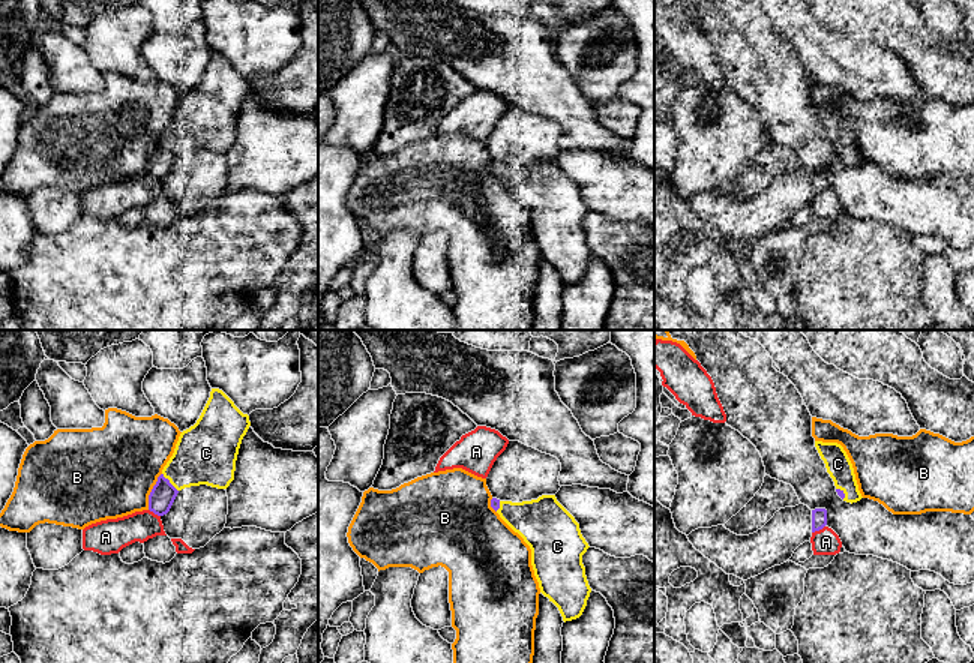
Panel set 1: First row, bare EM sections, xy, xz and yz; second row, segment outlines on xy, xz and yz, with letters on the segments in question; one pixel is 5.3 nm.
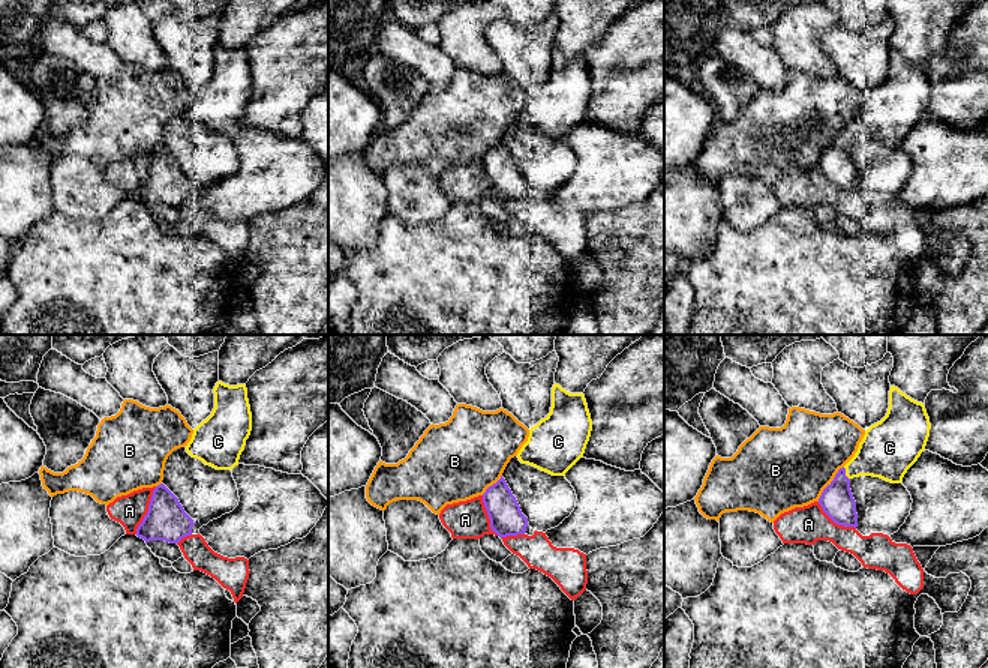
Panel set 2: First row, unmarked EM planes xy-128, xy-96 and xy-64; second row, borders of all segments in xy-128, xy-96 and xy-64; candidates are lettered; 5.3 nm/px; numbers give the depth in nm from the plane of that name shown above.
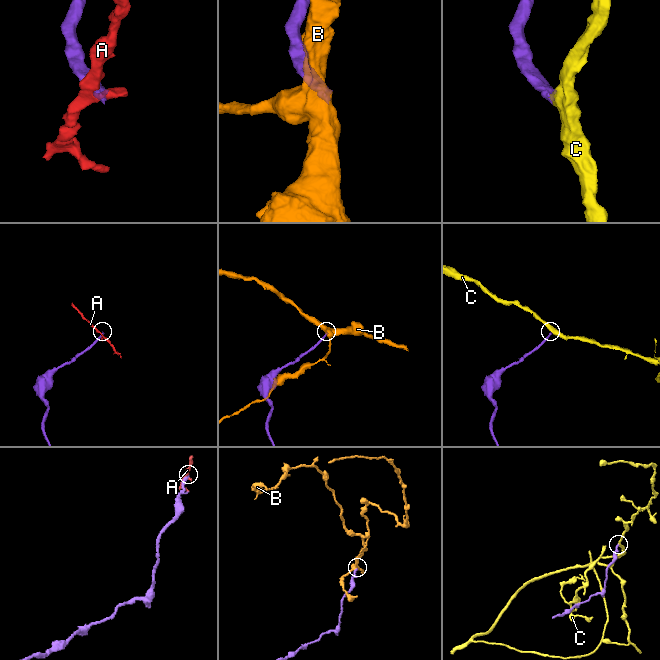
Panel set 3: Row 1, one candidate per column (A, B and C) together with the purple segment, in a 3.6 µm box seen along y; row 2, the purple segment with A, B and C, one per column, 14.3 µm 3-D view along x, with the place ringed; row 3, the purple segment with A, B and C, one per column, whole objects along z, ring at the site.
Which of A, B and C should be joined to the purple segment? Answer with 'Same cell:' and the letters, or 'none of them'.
Same cell: C

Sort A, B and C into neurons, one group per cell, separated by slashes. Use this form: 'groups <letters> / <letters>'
groups A / B / C

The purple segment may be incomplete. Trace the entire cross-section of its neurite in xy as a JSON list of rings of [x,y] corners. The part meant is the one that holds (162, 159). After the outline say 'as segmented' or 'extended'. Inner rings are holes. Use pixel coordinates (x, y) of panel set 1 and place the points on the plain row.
[[[212,52],[197,87],[180,98],[149,159],[149,174],[167,178],[185,152],[207,148],[227,153],[234,144],[239,112],[249,90],[249,80],[222,54]]]; extended

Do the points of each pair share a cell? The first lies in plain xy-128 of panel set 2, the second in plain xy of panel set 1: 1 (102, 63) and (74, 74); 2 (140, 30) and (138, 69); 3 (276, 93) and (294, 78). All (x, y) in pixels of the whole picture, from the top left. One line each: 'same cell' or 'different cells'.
1: same cell
2: same cell
3: same cell

